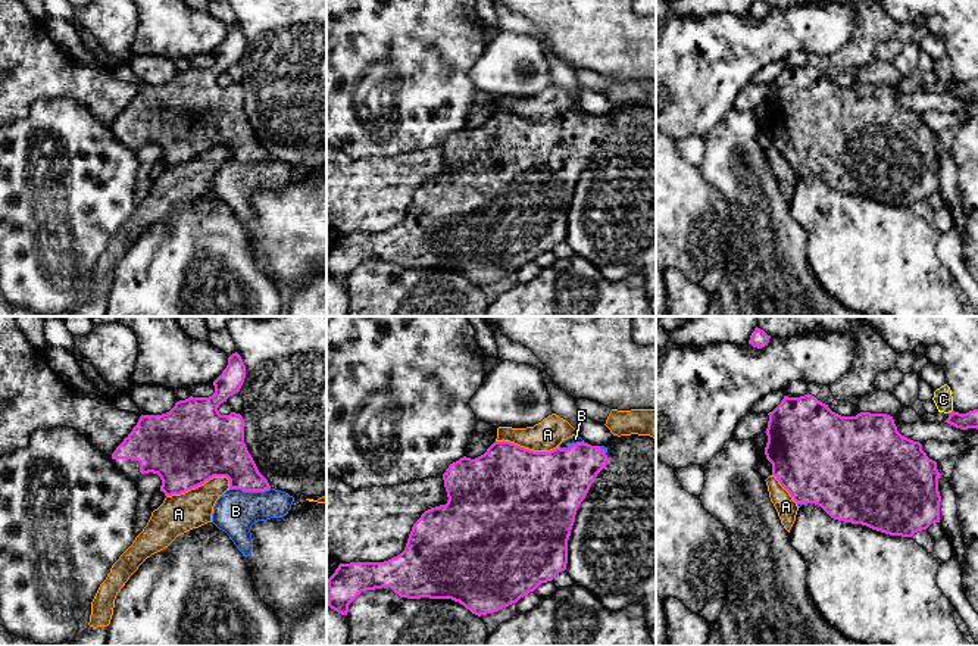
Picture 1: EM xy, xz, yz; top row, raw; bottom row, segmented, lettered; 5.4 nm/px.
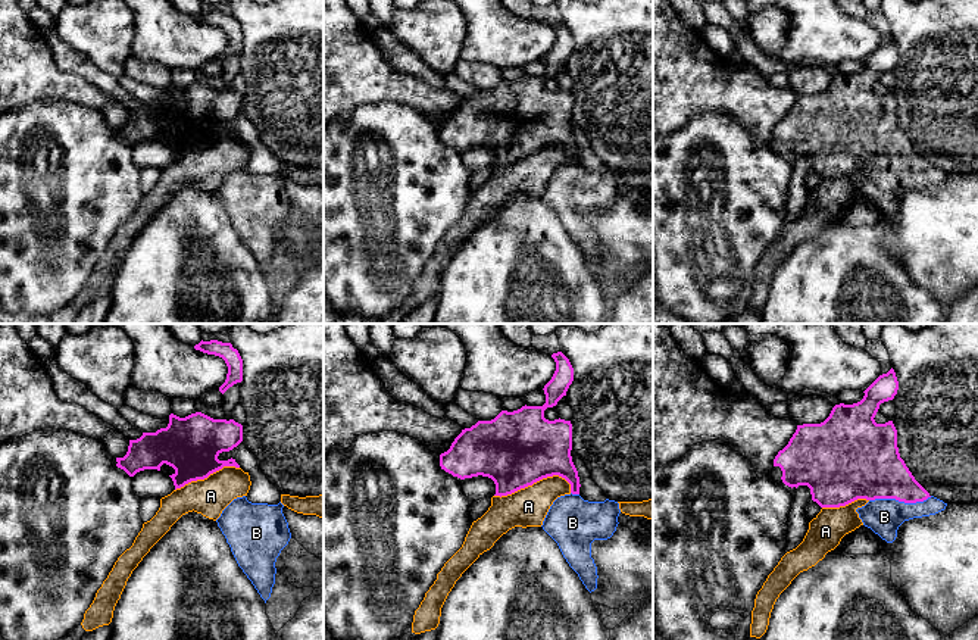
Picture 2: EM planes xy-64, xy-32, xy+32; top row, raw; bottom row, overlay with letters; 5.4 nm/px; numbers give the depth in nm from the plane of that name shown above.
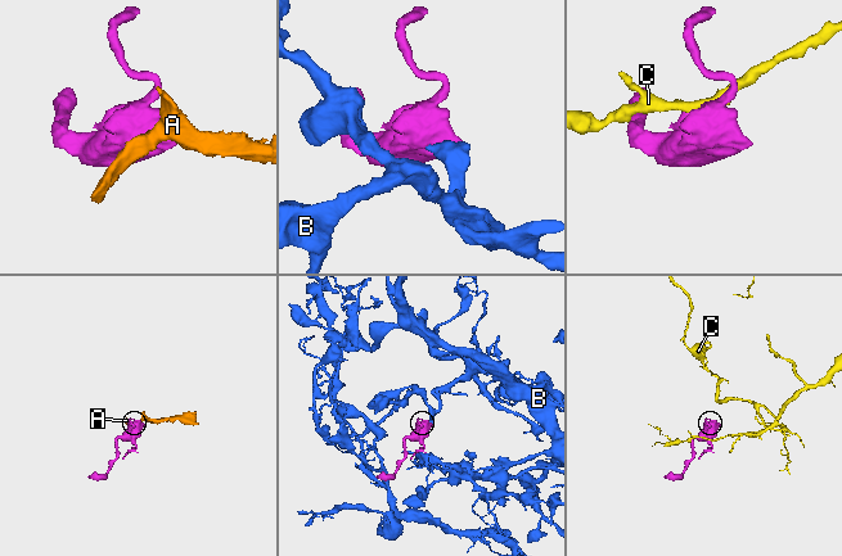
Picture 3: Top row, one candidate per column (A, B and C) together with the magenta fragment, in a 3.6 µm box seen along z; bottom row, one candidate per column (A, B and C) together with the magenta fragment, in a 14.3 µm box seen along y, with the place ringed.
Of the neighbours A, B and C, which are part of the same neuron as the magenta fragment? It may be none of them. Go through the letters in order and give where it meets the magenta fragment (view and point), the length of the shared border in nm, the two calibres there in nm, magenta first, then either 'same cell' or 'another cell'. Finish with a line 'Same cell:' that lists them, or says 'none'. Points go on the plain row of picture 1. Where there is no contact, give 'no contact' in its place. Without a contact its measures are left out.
A: xy (197, 156) | 360 nm | 440/220 nm | another cell
B: xy (250, 161) | 220 nm | 260/240 nm | same cell
C: yz (949, 83) | 40 nm | 90/110 nm | another cell
Same cell: B

